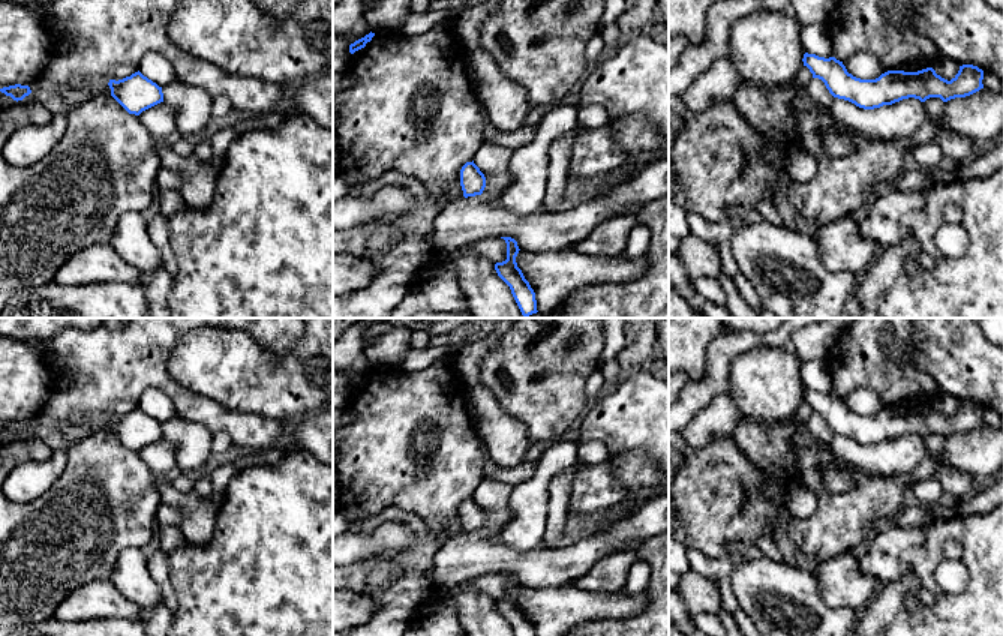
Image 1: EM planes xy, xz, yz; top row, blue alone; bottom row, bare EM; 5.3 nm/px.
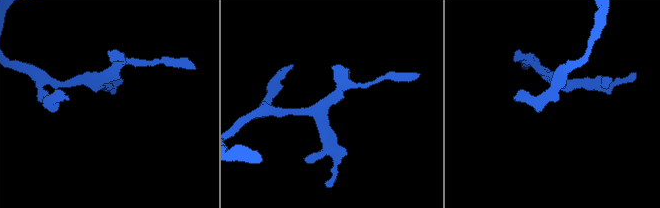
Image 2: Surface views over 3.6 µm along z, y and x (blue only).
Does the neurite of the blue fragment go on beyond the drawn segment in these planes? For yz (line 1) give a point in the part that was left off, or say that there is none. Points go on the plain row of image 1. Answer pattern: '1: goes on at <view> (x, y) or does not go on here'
1: does not go on here

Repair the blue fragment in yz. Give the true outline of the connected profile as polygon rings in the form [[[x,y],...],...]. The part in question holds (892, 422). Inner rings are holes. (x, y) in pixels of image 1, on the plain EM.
[[[805,388],[802,398],[813,414],[825,418],[834,434],[849,436],[864,446],[892,441],[909,434],[921,438],[940,434],[948,438],[984,424],[984,406],[973,400],[960,402],[951,417],[937,411],[933,404],[918,408],[888,406],[876,416],[861,416],[849,410],[843,398],[835,393],[825,394]]]

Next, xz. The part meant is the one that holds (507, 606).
[[[501,573],[507,579],[507,596],[495,600],[498,612],[510,622],[514,636],[535,636],[535,628],[517,603],[517,578],[511,573]]]

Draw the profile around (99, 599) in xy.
[[[109,579],[78,586],[54,612],[54,618],[69,622],[108,618],[142,621],[145,615],[135,603],[126,600]]]

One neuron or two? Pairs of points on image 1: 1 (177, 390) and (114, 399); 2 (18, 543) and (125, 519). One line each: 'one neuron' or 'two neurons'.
1: one neuron
2: one neuron

